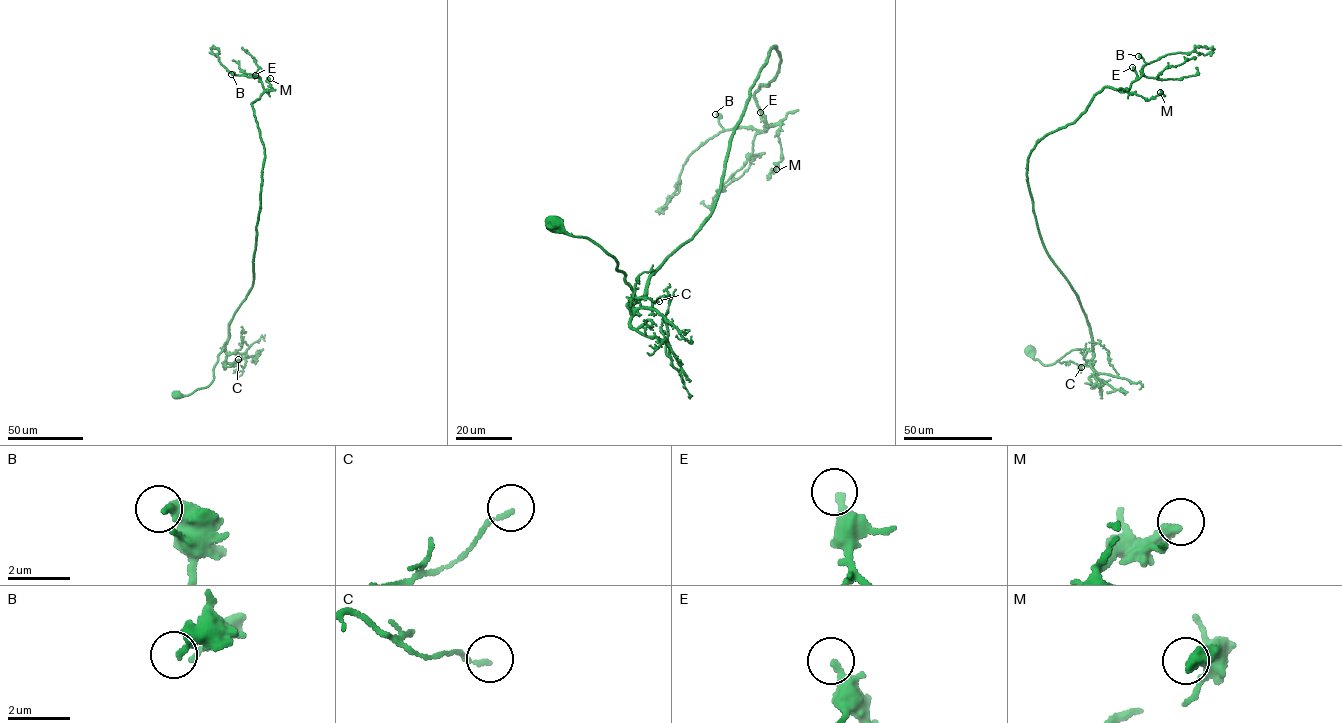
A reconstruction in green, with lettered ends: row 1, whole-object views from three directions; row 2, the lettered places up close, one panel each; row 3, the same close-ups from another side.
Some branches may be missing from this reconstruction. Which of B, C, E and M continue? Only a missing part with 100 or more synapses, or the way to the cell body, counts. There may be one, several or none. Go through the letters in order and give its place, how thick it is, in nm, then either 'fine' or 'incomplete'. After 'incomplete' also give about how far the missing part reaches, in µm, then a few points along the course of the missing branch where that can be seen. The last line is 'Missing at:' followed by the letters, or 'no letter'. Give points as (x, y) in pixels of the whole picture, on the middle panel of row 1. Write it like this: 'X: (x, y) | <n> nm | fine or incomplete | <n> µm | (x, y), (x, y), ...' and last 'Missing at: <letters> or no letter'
B: (715, 114) | 320 nm | fine
C: (659, 301) | 140 nm | fine
E: (760, 112) | 280 nm | fine
M: (776, 169) | 440 nm | fine
Missing at: no letter

